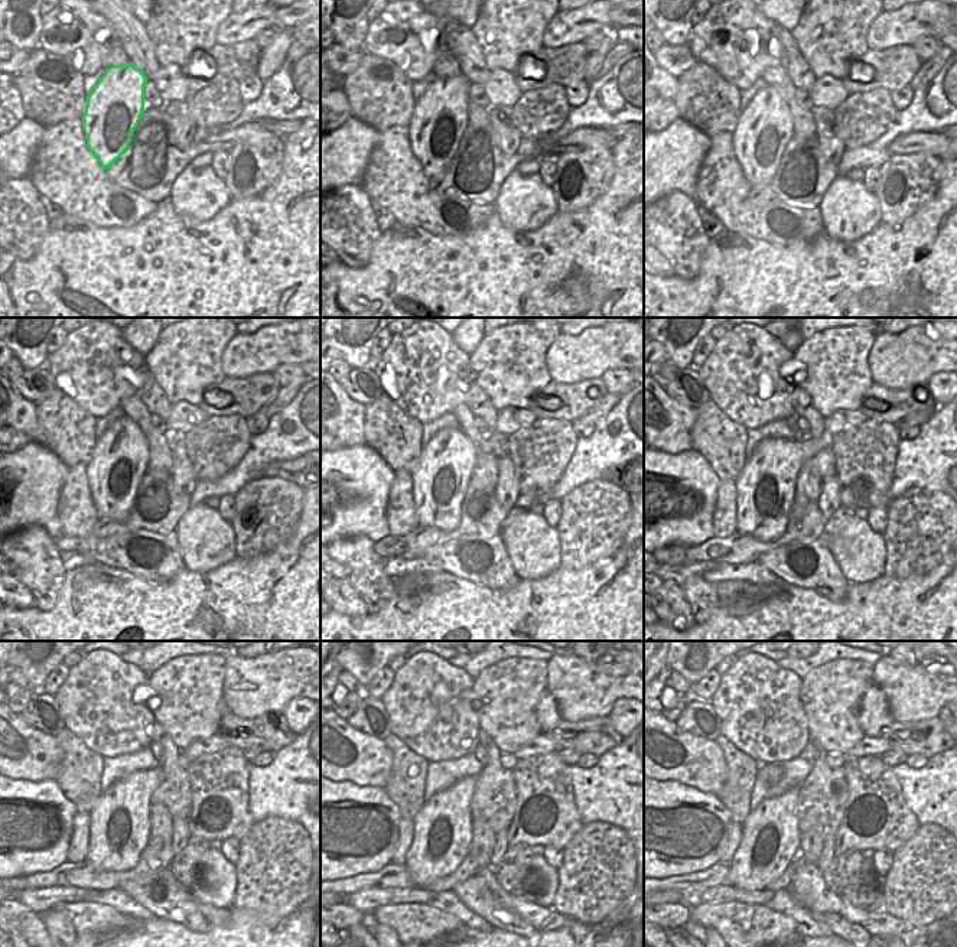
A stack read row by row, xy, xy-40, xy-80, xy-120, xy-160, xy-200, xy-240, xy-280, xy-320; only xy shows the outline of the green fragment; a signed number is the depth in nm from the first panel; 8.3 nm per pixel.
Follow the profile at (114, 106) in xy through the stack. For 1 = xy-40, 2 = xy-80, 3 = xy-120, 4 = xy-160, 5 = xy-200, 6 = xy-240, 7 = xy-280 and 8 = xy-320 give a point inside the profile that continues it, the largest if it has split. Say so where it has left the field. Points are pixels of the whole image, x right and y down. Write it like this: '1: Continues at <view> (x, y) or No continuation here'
1: Continues at xy-40 (440, 116)
2: Continues at xy-80 (765, 126)
3: Continues at xy-120 (120, 458)
4: Continues at xy-160 (439, 482)
5: Continues at xy-200 (767, 487)
6: Continues at xy-240 (120, 823)
7: Continues at xy-280 (443, 826)
8: Continues at xy-320 (770, 842).

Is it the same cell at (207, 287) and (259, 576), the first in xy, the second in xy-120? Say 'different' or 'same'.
same

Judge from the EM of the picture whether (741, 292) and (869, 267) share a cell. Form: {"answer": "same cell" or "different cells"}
{"answer": "same cell"}

